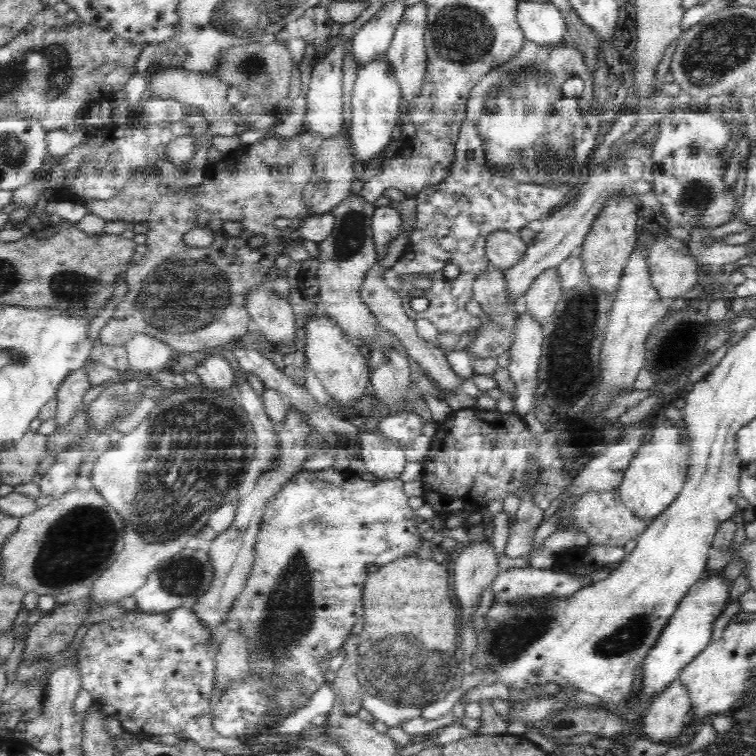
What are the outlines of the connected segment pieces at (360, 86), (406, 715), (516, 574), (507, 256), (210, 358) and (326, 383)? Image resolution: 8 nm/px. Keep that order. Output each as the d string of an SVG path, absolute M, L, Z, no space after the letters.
M386 51L365 63L358 64L357 77L351 92L352 155L355 162L369 162L378 158L381 150L392 142L392 130L400 112L401 86L396 71L386 58Z
M366 694L362 699L363 707L373 714L375 720L384 722L389 728L398 728L408 720L421 716L418 706L402 706L392 700L382 699L377 694Z
M518 563L512 569L500 571L491 588L495 600L538 598L547 594L566 599L567 596L578 592L582 584L582 579L574 579L562 569L539 569Z
M494 231L486 237L484 247L489 262L503 270L517 265L527 249L527 244L520 234Z
M212 350L203 360L195 369L202 384L210 390L236 389L235 374L220 352Z
M318 316L308 318L306 324L305 353L312 370L316 373L323 389L333 396L341 404L354 403L362 399L369 389L371 371L367 365L367 360L356 348L356 343L348 338L344 328L335 318L324 318L318 324Z

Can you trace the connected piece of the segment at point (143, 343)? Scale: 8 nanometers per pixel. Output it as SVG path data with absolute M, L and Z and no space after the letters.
M146 333L136 334L132 340L129 340L124 345L126 351L128 351L129 366L132 367L133 372L136 374L159 374L162 373L163 368L167 368L168 365L173 365L175 361L176 353L169 344Z

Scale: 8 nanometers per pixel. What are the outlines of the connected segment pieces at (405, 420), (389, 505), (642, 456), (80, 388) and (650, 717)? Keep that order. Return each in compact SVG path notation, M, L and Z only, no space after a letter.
M406 409L398 414L390 414L384 417L376 426L377 434L385 438L396 440L402 447L408 447L414 438L422 435L425 425L418 414Z
M327 467L318 471L302 471L295 474L276 494L272 495L270 501L266 504L262 525L259 530L255 550L257 556L254 558L252 570L250 570L249 580L246 581L245 589L242 590L240 597L234 601L233 609L230 610L226 623L230 627L240 628L242 635L246 637L248 646L248 669L250 673L258 673L262 677L270 677L272 685L281 687L282 685L302 685L304 693L308 695L308 700L313 694L328 681L328 677L322 674L320 662L322 659L332 653L335 649L343 647L344 641L350 636L350 630L354 624L360 622L363 615L362 594L364 582L368 578L368 566L381 567L383 564L392 562L394 559L414 555L414 552L420 552L420 546L427 544L426 540L420 536L421 522L416 518L416 513L408 505L409 497L404 493L402 485L404 481L395 478L387 481L360 480L358 482L346 482L346 471L336 471L333 467Z
M666 420L650 428L643 446L626 467L617 490L626 509L646 522L663 514L678 498L686 480L687 459L690 455L690 438L685 440L677 426Z
M86 368L76 370L74 374L68 374L65 382L58 388L57 412L55 421L57 427L68 425L73 417L78 414L77 409L83 407L83 397L91 388Z
M676 678L664 692L658 694L658 698L647 709L645 725L642 727L644 736L655 743L678 740L684 728L684 718L688 716L690 709L689 692Z

